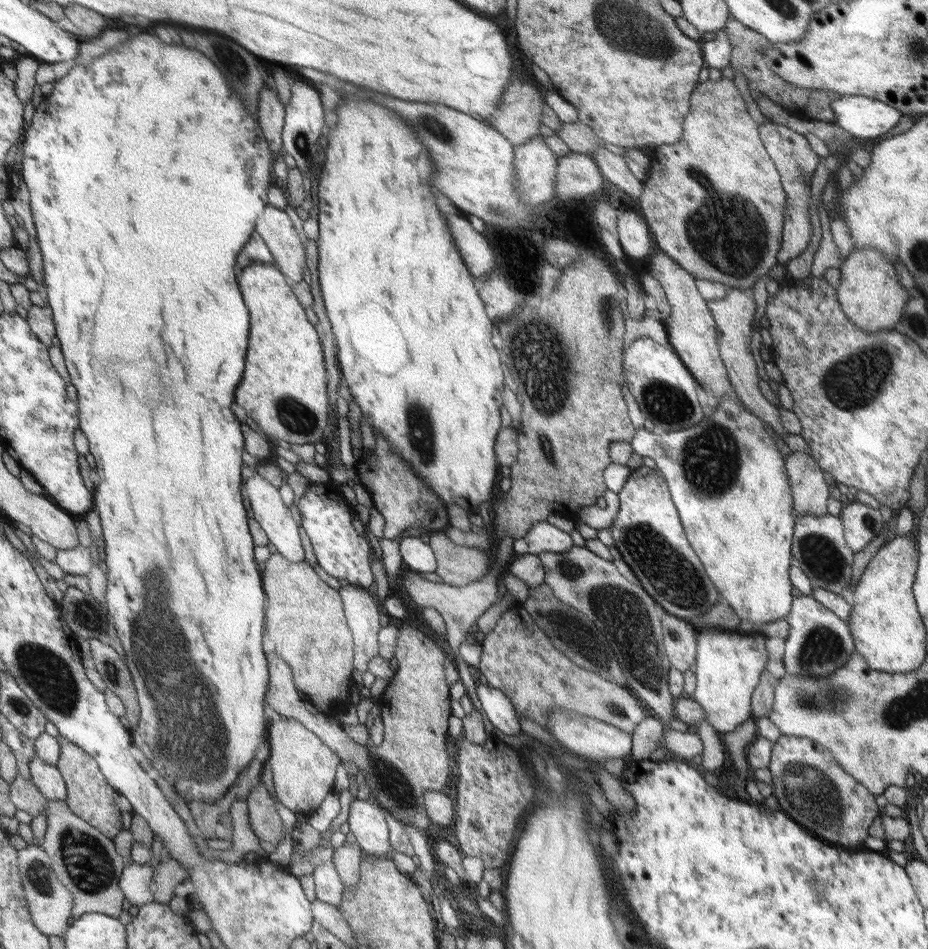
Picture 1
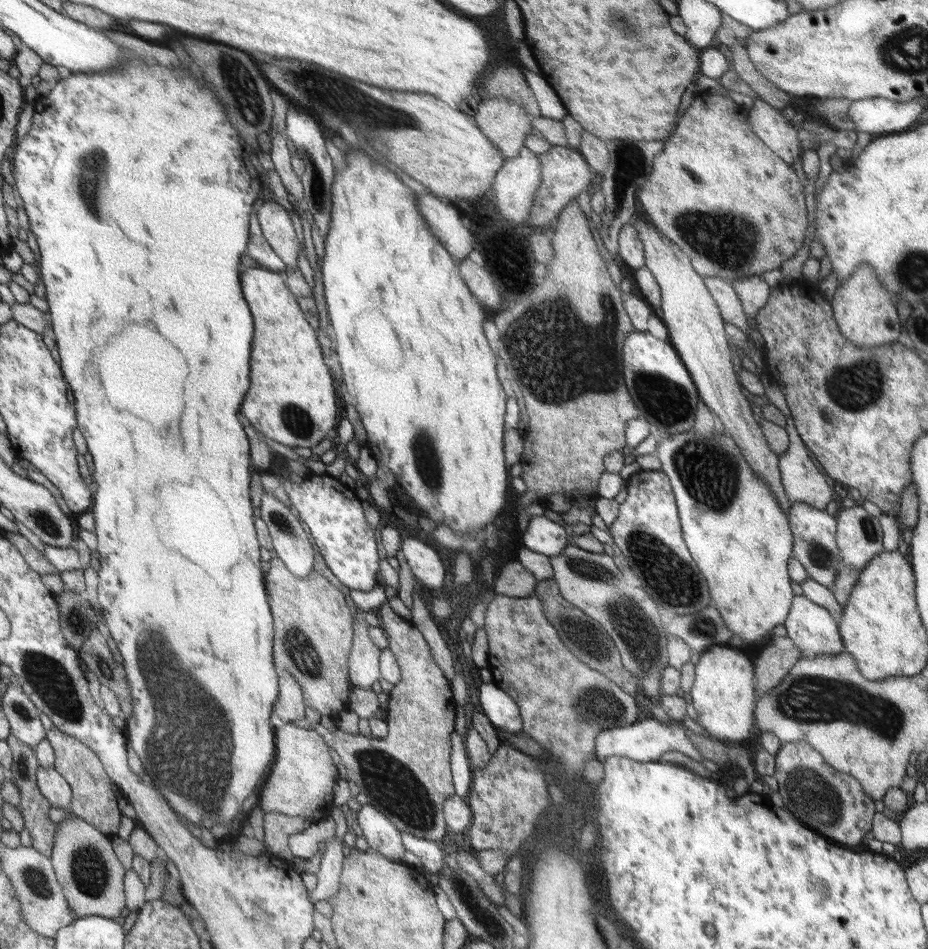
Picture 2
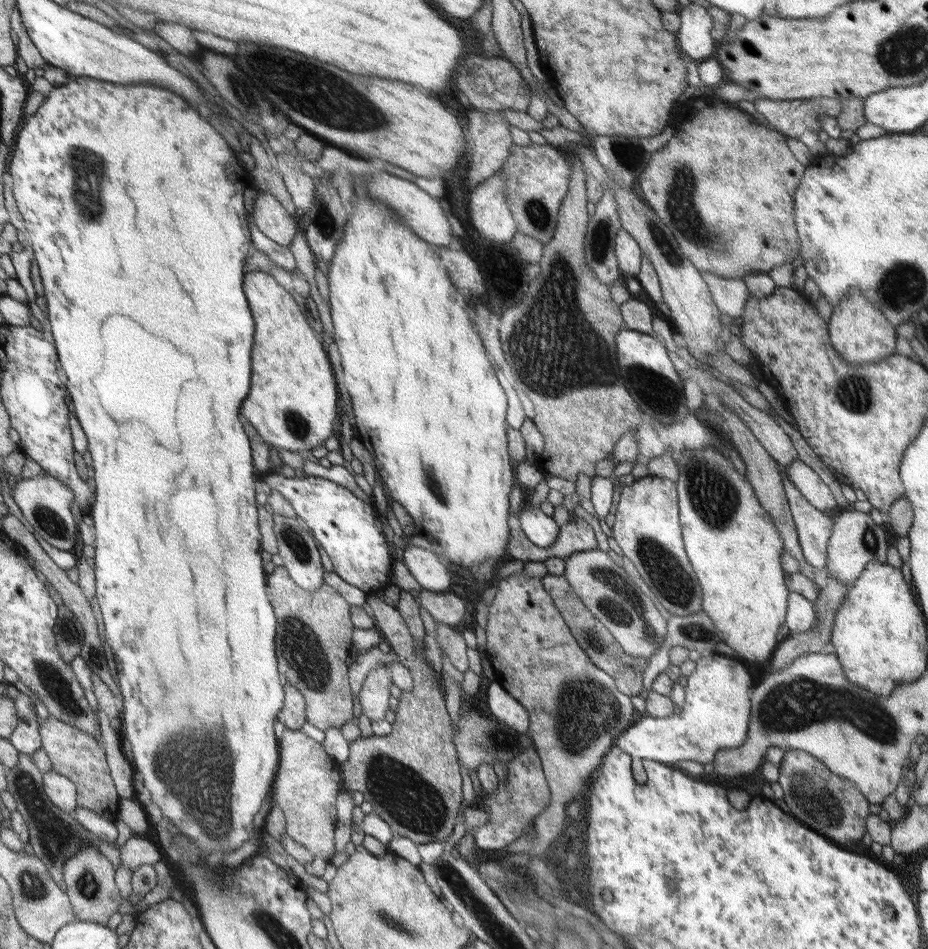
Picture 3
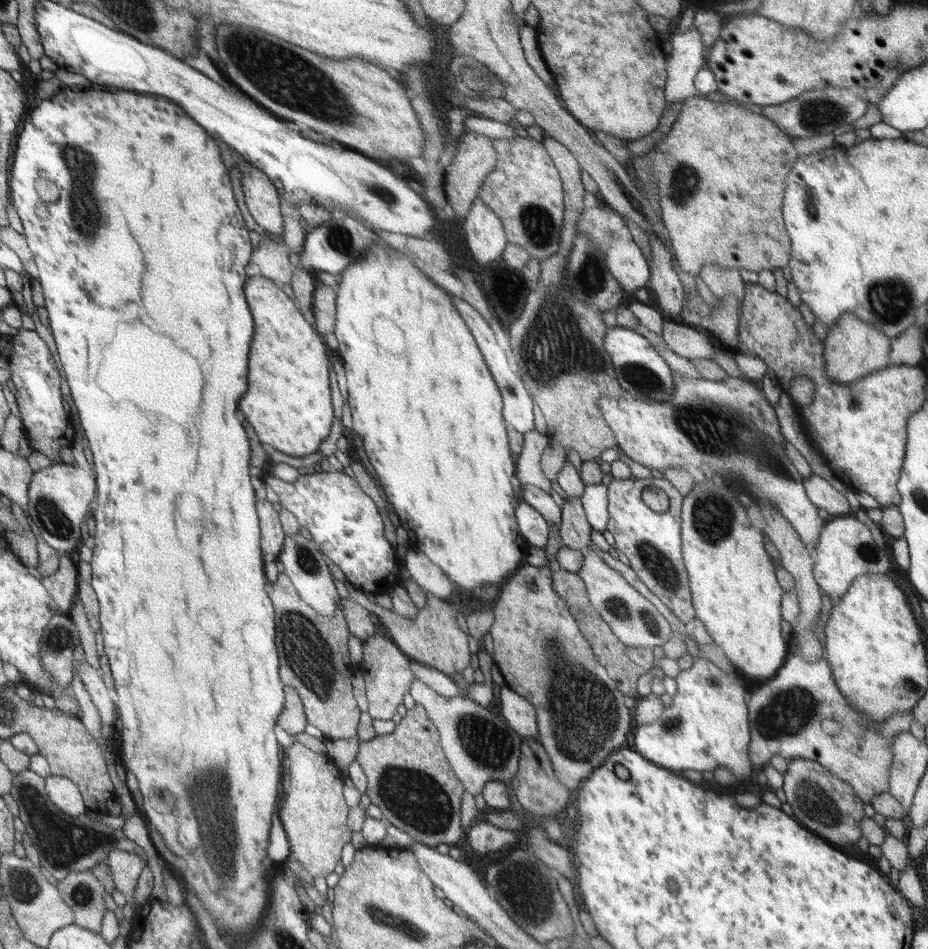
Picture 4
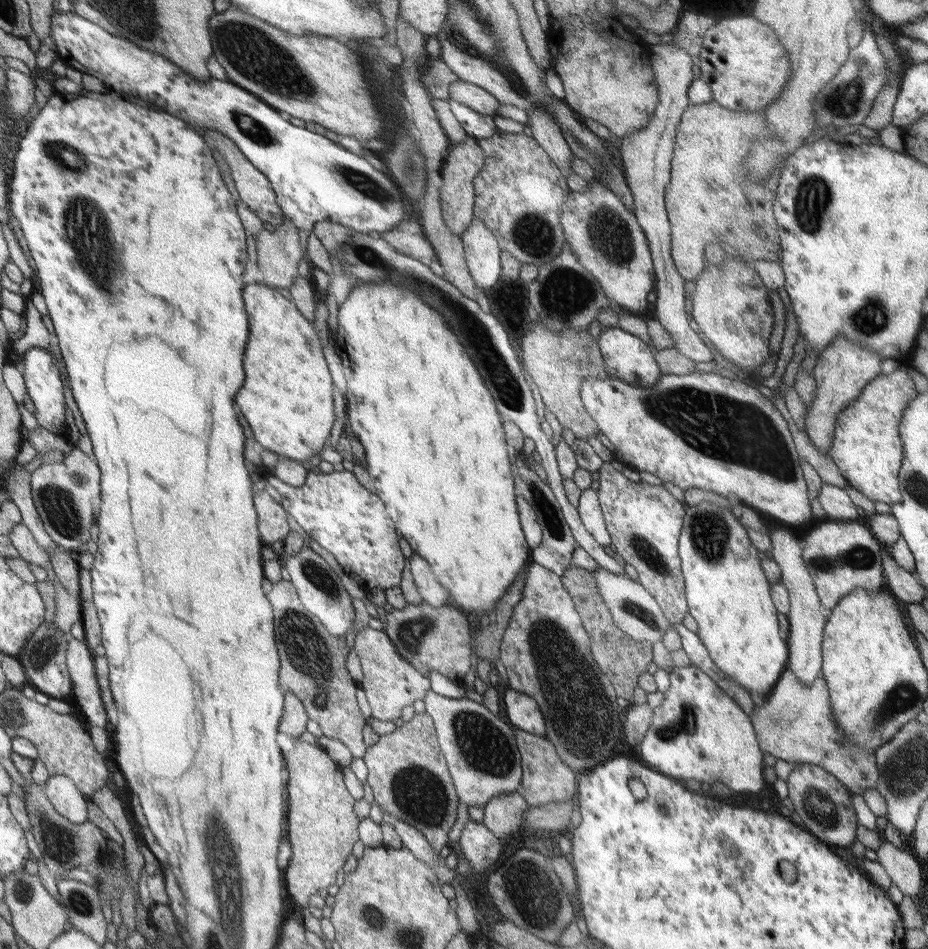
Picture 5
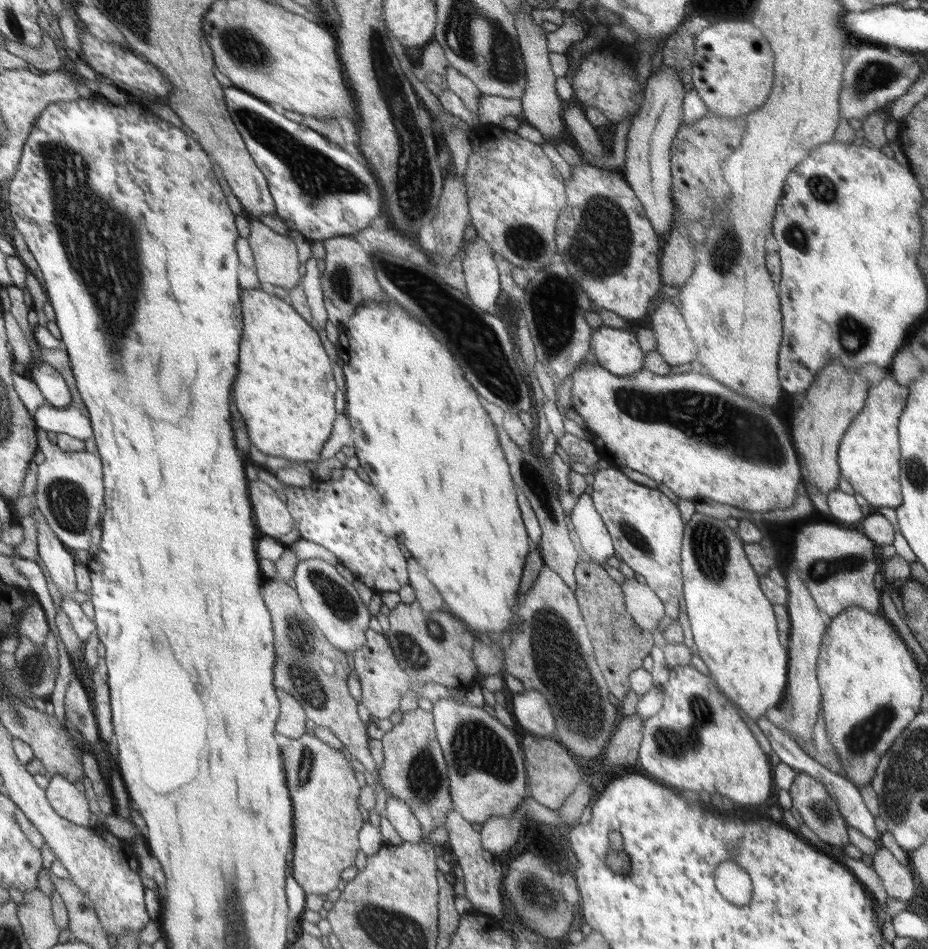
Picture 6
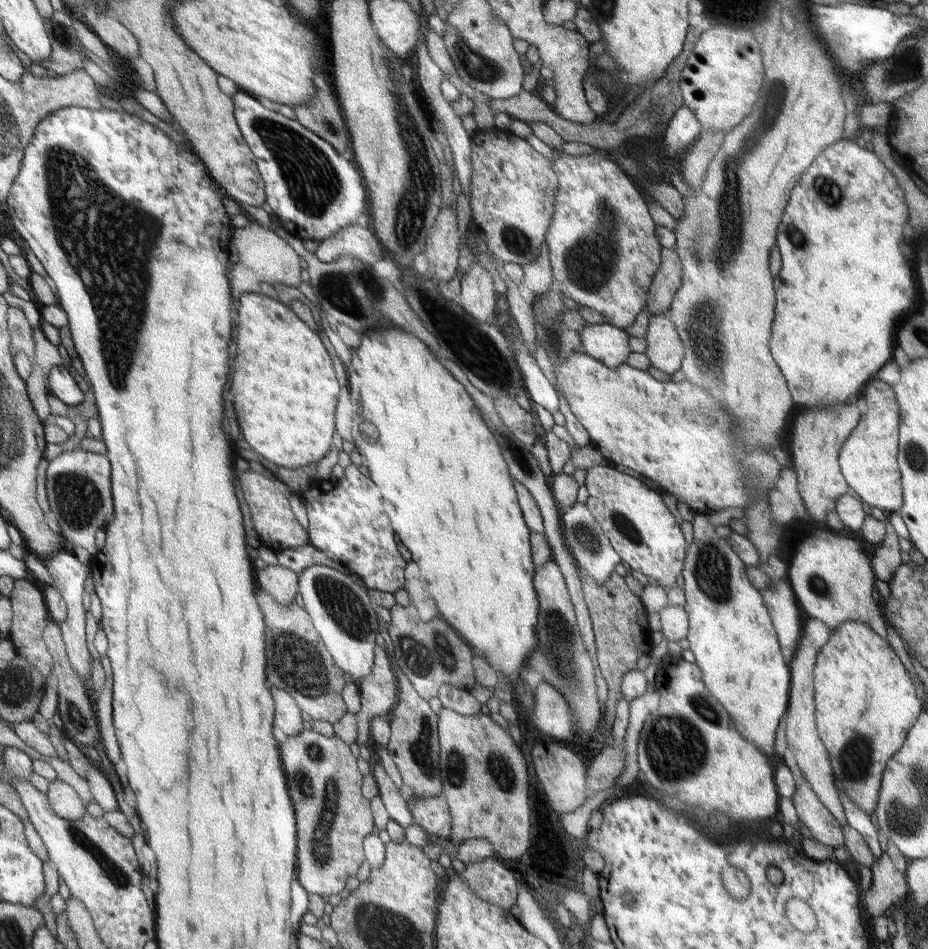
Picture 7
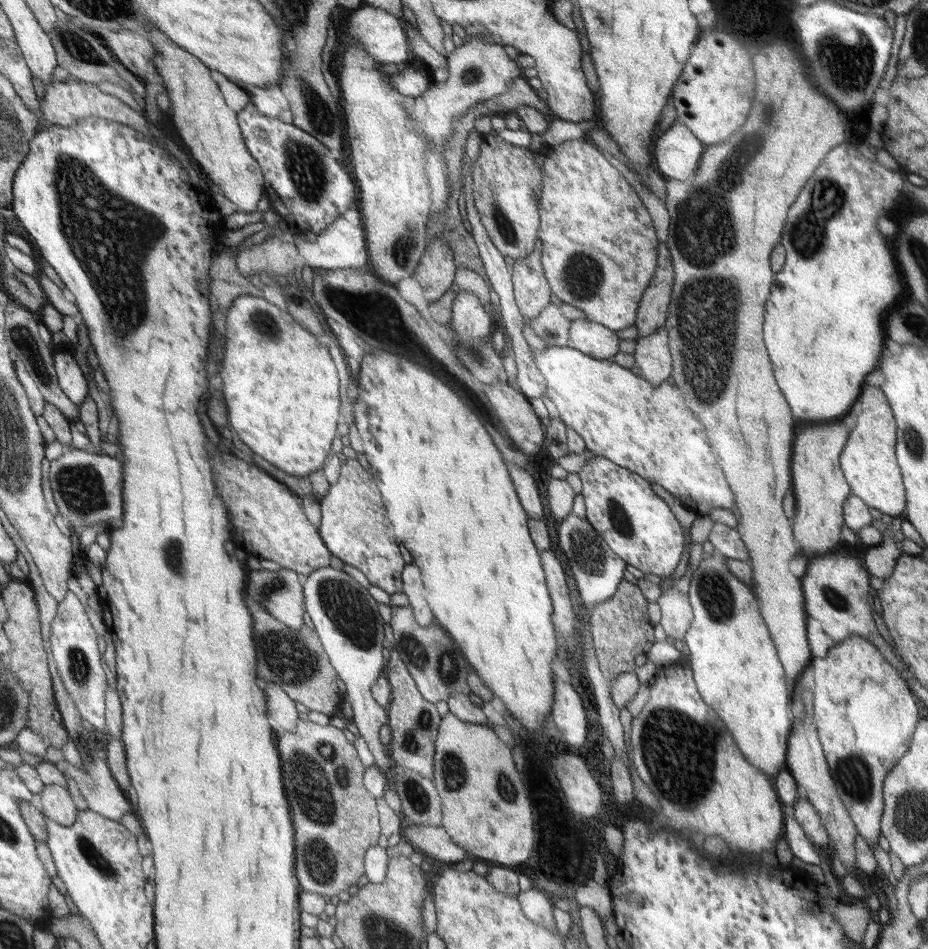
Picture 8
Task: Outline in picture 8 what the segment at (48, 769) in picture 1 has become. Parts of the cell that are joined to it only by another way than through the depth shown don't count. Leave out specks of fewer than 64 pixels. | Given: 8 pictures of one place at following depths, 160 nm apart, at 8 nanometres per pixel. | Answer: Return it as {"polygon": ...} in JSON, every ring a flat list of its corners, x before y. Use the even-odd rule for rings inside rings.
{"polygon":[[46,785,43,794,40,795,40,800,45,816,66,827,76,823,80,810,77,810,73,796,64,786]]}

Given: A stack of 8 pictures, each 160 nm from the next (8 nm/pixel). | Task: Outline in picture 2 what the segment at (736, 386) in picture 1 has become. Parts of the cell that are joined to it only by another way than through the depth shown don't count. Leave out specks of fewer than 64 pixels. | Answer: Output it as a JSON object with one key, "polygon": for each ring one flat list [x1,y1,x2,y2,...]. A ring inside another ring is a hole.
{"polygon":[[757,276,737,279,729,282,741,303,744,317,755,318,758,310,765,306,770,288]]}

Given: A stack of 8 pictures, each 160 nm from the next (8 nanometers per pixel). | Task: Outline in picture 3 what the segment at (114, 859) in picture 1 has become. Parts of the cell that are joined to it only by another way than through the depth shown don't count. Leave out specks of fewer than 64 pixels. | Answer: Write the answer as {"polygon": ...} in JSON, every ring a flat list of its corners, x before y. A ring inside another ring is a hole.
{"polygon":[[89,845,73,855,64,866,65,892,72,900,76,912,76,920,93,921,106,925,113,914,119,912,124,902,123,895,117,885,116,869,107,856,101,854,99,847]]}

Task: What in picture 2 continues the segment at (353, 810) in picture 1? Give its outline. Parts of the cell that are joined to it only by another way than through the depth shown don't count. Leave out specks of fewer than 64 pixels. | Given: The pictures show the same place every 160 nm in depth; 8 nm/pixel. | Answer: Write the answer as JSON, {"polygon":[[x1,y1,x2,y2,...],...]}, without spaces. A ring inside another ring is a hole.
{"polygon":[[365,803,360,806,356,819,361,829,361,836,366,840,369,849,377,851,389,861,404,862,405,849,400,839,400,832,382,812]]}

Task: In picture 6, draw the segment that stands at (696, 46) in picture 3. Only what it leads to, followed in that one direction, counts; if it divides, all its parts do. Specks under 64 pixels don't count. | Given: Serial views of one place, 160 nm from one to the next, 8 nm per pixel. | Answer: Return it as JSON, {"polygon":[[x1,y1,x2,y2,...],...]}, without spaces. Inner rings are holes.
{"polygon":[[660,65,657,71,650,73,644,86,644,102,635,114,626,134,624,166,621,175,629,188,636,194,644,212,652,223,653,232,662,240,672,228,672,216,675,214,675,205,672,202,672,175,671,175,671,146,682,123,682,105,684,100,683,84,679,76,671,67],[666,300,657,304,649,318,656,340,656,350,671,367,696,360,697,344,686,327,680,310]]}

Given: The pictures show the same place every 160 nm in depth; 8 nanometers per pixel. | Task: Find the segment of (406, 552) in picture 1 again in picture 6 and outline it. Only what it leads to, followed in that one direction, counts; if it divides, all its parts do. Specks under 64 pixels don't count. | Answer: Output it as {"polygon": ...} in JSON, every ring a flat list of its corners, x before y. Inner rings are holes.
{"polygon":[[411,557,407,560,407,572,409,572,409,586,414,590,416,601,425,612,444,609,444,602,437,589,425,576,425,571,417,561]]}

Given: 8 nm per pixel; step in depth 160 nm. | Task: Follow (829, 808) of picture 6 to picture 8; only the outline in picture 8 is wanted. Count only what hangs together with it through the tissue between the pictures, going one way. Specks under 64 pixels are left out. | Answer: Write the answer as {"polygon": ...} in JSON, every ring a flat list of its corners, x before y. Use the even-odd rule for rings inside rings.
{"polygon":[[799,798,794,802,792,810,792,815,801,825,805,836,812,842,812,844,819,847,830,842,830,836,811,802,807,799]]}

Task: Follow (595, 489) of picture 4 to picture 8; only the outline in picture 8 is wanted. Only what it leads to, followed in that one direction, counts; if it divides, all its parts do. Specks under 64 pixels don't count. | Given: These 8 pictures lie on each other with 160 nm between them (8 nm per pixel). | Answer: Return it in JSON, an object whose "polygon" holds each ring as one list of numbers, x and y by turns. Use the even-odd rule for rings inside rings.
{"polygon":[[576,515,566,516,558,525,557,538,561,552,567,558,567,564,576,582,583,606,589,610,596,602,607,600,622,581,621,574,625,570,625,561,621,560,597,534,588,520]]}

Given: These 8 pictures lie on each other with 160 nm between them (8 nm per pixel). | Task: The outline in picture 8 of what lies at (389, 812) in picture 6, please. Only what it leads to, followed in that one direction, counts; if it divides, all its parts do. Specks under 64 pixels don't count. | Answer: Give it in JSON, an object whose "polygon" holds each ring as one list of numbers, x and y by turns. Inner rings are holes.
{"polygon":[[329,565,316,568,302,577,301,583,306,620,318,634,324,653,345,686,347,700,353,711,351,721,370,750,373,765,383,776,389,777,393,762,385,754,385,745,381,744,378,737,379,728,388,722,388,713,373,700,370,693,371,686,383,670,383,621,377,614,377,602,351,576]]}

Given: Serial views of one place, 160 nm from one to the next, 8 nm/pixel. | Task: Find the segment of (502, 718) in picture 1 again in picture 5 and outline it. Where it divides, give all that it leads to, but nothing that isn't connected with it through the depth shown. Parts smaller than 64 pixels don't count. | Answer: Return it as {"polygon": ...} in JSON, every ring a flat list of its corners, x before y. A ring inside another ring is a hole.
{"polygon":[[506,688,503,692,505,716,518,730,544,736,544,717,540,707,532,697,515,689]]}

